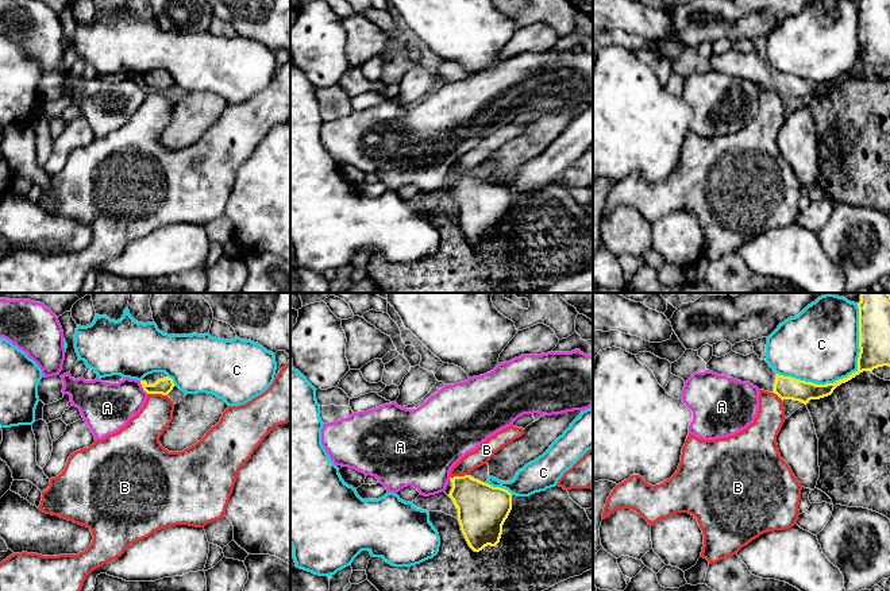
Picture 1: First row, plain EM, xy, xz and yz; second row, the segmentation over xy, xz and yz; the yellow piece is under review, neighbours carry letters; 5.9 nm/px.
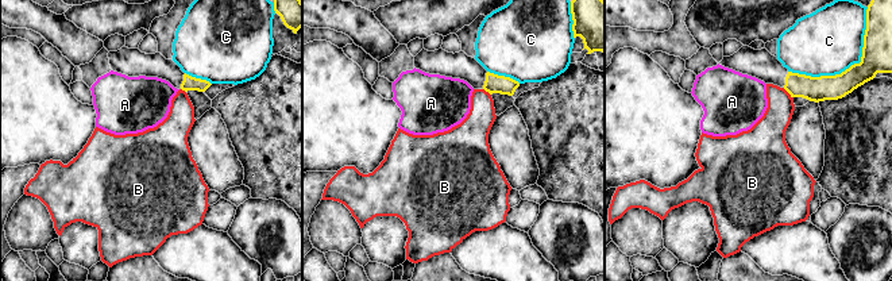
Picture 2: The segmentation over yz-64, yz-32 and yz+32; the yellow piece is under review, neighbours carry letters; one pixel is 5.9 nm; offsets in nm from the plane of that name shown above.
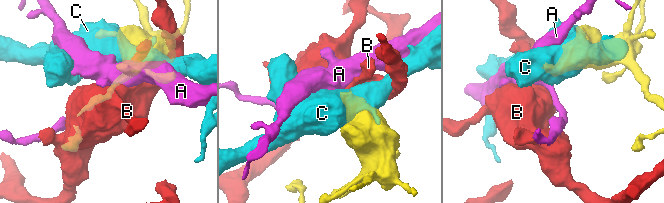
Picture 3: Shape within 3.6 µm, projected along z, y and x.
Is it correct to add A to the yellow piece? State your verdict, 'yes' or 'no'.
no

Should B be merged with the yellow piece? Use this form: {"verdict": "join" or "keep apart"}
{"verdict": "keep apart"}

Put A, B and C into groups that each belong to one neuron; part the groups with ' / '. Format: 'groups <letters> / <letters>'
groups A / B / C

